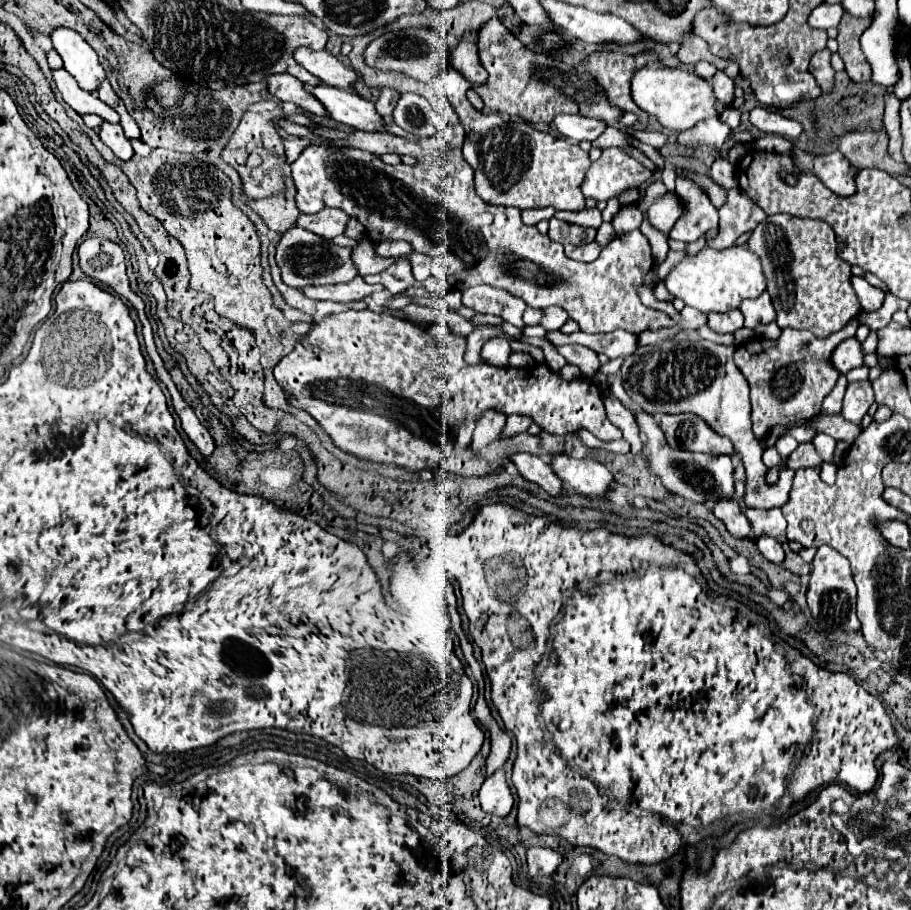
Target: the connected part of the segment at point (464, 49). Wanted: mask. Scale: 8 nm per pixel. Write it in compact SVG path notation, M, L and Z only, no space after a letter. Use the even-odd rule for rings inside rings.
M472 32L464 36L464 40L458 42L458 46L452 50L452 66L472 84L484 84L488 78L488 72L482 68L478 58L478 48L474 44Z

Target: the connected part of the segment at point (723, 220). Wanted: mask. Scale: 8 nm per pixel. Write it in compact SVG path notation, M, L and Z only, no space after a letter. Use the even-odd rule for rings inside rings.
M730 188L728 202L720 208L718 236L708 240L708 246L718 250L734 246L738 236L742 236L744 232L752 232L766 218L768 216L764 214L764 210L760 210L742 188Z

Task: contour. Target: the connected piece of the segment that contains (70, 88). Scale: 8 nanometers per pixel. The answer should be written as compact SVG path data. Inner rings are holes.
M54 70L54 82L56 82L56 88L60 90L64 102L72 110L76 110L80 116L84 116L84 114L98 114L98 116L106 118L106 122L112 122L112 124L120 122L118 114L108 104L98 100L94 94L84 92L76 84L76 80L72 80L72 76L66 70Z

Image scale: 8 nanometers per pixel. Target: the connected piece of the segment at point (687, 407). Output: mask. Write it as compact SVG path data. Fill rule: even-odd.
M662 340L660 344L654 346L642 346L638 348L634 354L630 354L624 360L624 368L622 368L622 382L624 382L624 390L628 392L628 396L648 414L682 414L682 412L690 412L700 416L712 430L716 430L722 436L728 436L734 442L734 448L738 452L738 456L744 462L746 468L746 506L748 508L780 508L788 502L788 494L792 488L792 476L794 470L786 468L779 474L779 480L774 486L768 486L764 476L766 476L766 466L762 462L762 444L760 440L754 436L752 432L752 422L750 422L750 388L726 388L726 382L738 384L744 382L742 372L736 368L734 364L734 352L736 346L724 346L724 344L716 344L716 342L708 342L708 340Z

